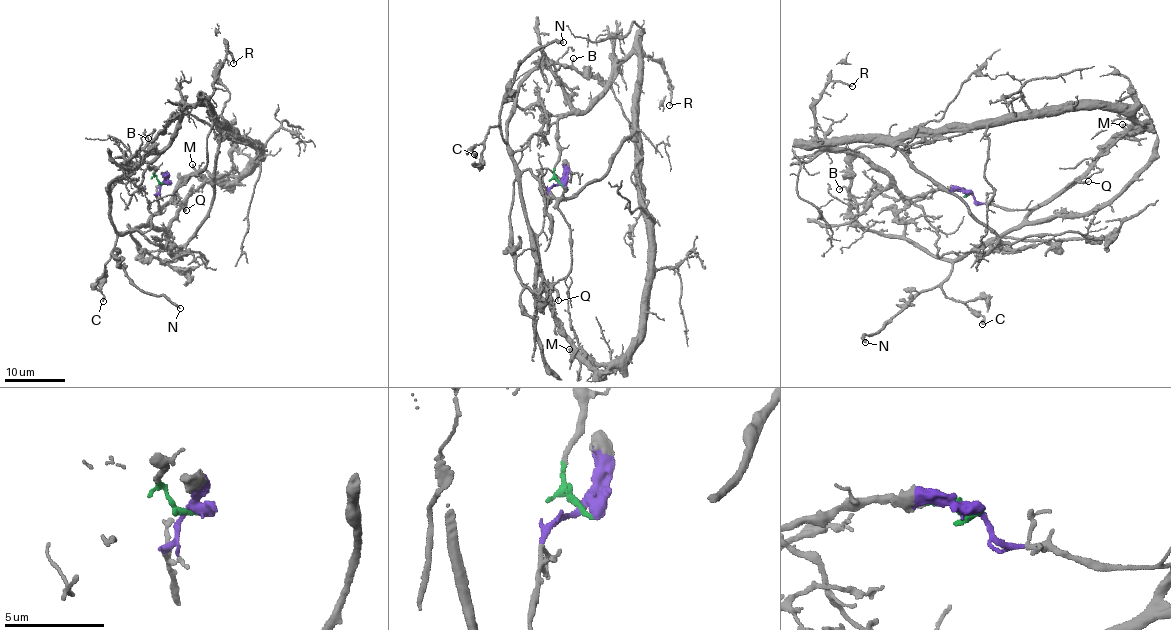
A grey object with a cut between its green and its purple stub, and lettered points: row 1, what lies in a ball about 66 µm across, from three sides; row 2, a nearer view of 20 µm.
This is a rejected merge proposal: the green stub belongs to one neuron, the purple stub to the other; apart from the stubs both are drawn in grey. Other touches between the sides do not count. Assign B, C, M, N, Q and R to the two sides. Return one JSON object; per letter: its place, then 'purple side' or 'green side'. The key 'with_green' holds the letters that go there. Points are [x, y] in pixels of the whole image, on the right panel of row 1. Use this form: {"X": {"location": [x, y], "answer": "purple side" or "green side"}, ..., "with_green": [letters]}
{"B": {"location": [839, 189], "answer": "purple side"}, "C": {"location": [982, 324], "answer": "purple side"}, "M": {"location": [1122, 124], "answer": "purple side"}, "N": {"location": [865, 342], "answer": "purple side"}, "Q": {"location": [1088, 181], "answer": "purple side"}, "R": {"location": [852, 86], "answer": "green side"}, "with_green": ["R"]}

